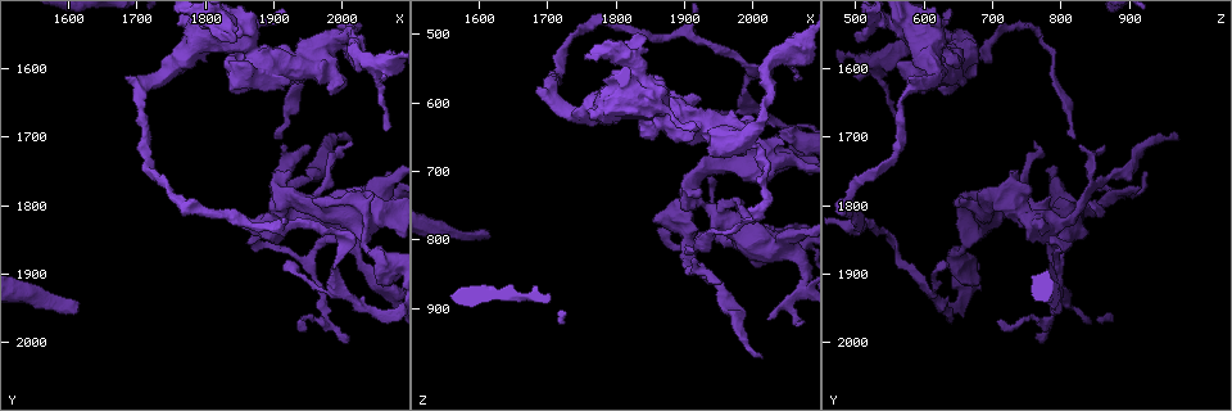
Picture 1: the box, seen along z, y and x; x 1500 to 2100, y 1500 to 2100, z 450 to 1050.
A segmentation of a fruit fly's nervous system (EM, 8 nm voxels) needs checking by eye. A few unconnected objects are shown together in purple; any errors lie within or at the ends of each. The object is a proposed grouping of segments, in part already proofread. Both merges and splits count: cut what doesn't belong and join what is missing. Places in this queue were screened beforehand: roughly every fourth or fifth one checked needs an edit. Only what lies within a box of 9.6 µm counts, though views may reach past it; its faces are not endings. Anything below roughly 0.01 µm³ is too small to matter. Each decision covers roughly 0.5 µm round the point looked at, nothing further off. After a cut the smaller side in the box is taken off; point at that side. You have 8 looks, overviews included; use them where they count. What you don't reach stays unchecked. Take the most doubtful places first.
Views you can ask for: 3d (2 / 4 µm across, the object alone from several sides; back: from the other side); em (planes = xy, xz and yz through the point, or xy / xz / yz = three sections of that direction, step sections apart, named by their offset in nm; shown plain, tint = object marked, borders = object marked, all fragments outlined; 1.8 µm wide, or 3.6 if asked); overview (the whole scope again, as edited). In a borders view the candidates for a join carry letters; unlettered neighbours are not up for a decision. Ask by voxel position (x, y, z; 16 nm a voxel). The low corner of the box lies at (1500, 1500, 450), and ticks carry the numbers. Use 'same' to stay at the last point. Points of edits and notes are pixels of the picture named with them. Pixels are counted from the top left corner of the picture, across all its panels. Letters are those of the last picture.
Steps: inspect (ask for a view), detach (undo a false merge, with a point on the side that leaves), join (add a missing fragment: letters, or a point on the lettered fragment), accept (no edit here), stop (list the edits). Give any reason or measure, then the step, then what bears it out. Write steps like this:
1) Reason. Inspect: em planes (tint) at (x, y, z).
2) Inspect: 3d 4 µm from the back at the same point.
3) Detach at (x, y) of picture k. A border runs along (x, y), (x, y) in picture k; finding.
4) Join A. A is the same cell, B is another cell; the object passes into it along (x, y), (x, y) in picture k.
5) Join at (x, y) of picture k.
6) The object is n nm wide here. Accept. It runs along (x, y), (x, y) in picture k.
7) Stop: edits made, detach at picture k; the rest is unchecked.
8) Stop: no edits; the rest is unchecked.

Branch point. Inspect: em 3.6 µm planes (tint) at (2035, 1830, 680).

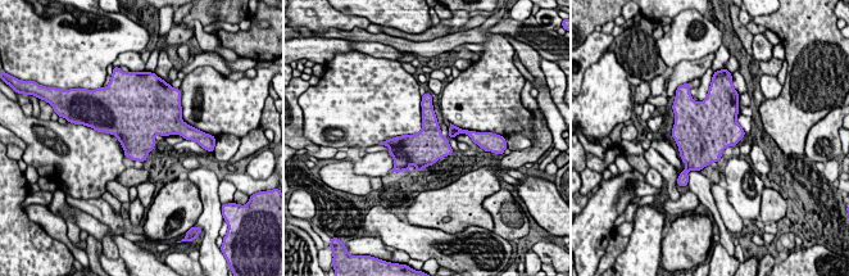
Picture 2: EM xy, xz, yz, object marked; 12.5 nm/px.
See the neighbours. Inspect: em 3.6 µm planes (borders) at the same point.

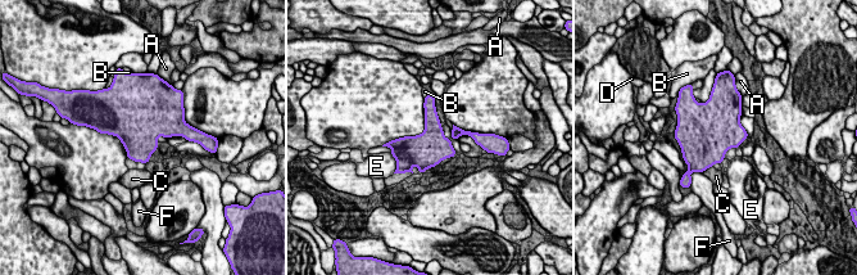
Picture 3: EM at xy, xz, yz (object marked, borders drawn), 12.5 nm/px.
Accept. A, B, C, D, E and F are other cells; a border runs along (389, 153), (397, 165) in picture 3; one cell here.

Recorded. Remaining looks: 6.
Looks like a crossing. Inspect: 3d 2 µm at (1915, 1805, 740).

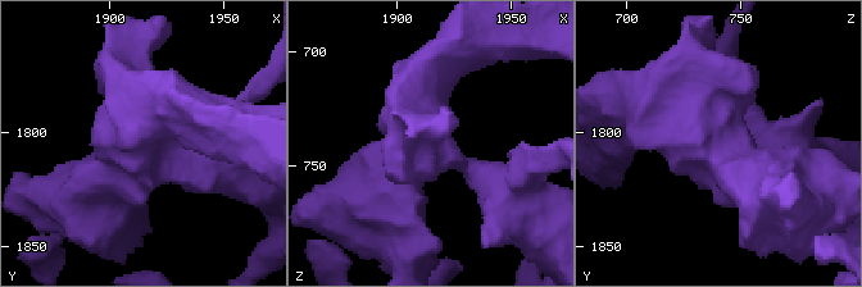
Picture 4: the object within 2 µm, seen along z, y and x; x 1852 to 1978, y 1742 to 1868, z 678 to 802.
4 arms meet here. Inspect: em planes (borders) at (1911, 1805, 742).

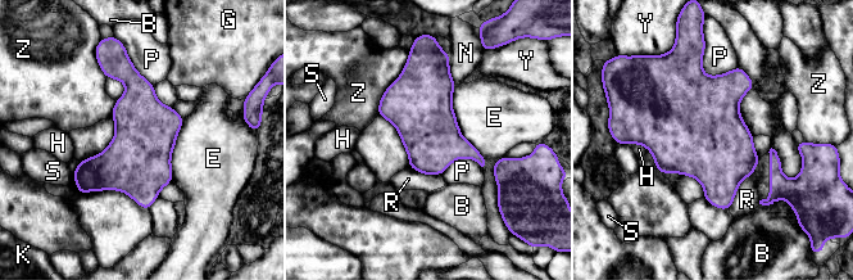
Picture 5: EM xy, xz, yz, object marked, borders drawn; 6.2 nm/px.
Accept. B, E, G, H, K, N, P, R, S, Y and Z are other cells; a border runs along (454, 85), (457, 126), (482, 167) in picture 5; one cell here.

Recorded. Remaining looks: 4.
Thin neck. Inspect: em planes (borders) at (2070, 1960, 635).

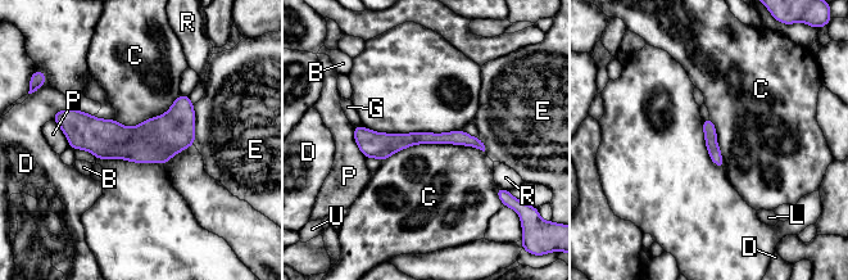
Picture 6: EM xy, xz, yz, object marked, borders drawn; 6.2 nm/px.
Accept. B, C, D, E, G, L, P, R and U are other cells; a border runs along (484, 150), (413, 144), (382, 161) in picture 6; continuous, no second cell.

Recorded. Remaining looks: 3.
Stop: no edits; the rest is unchecked.

